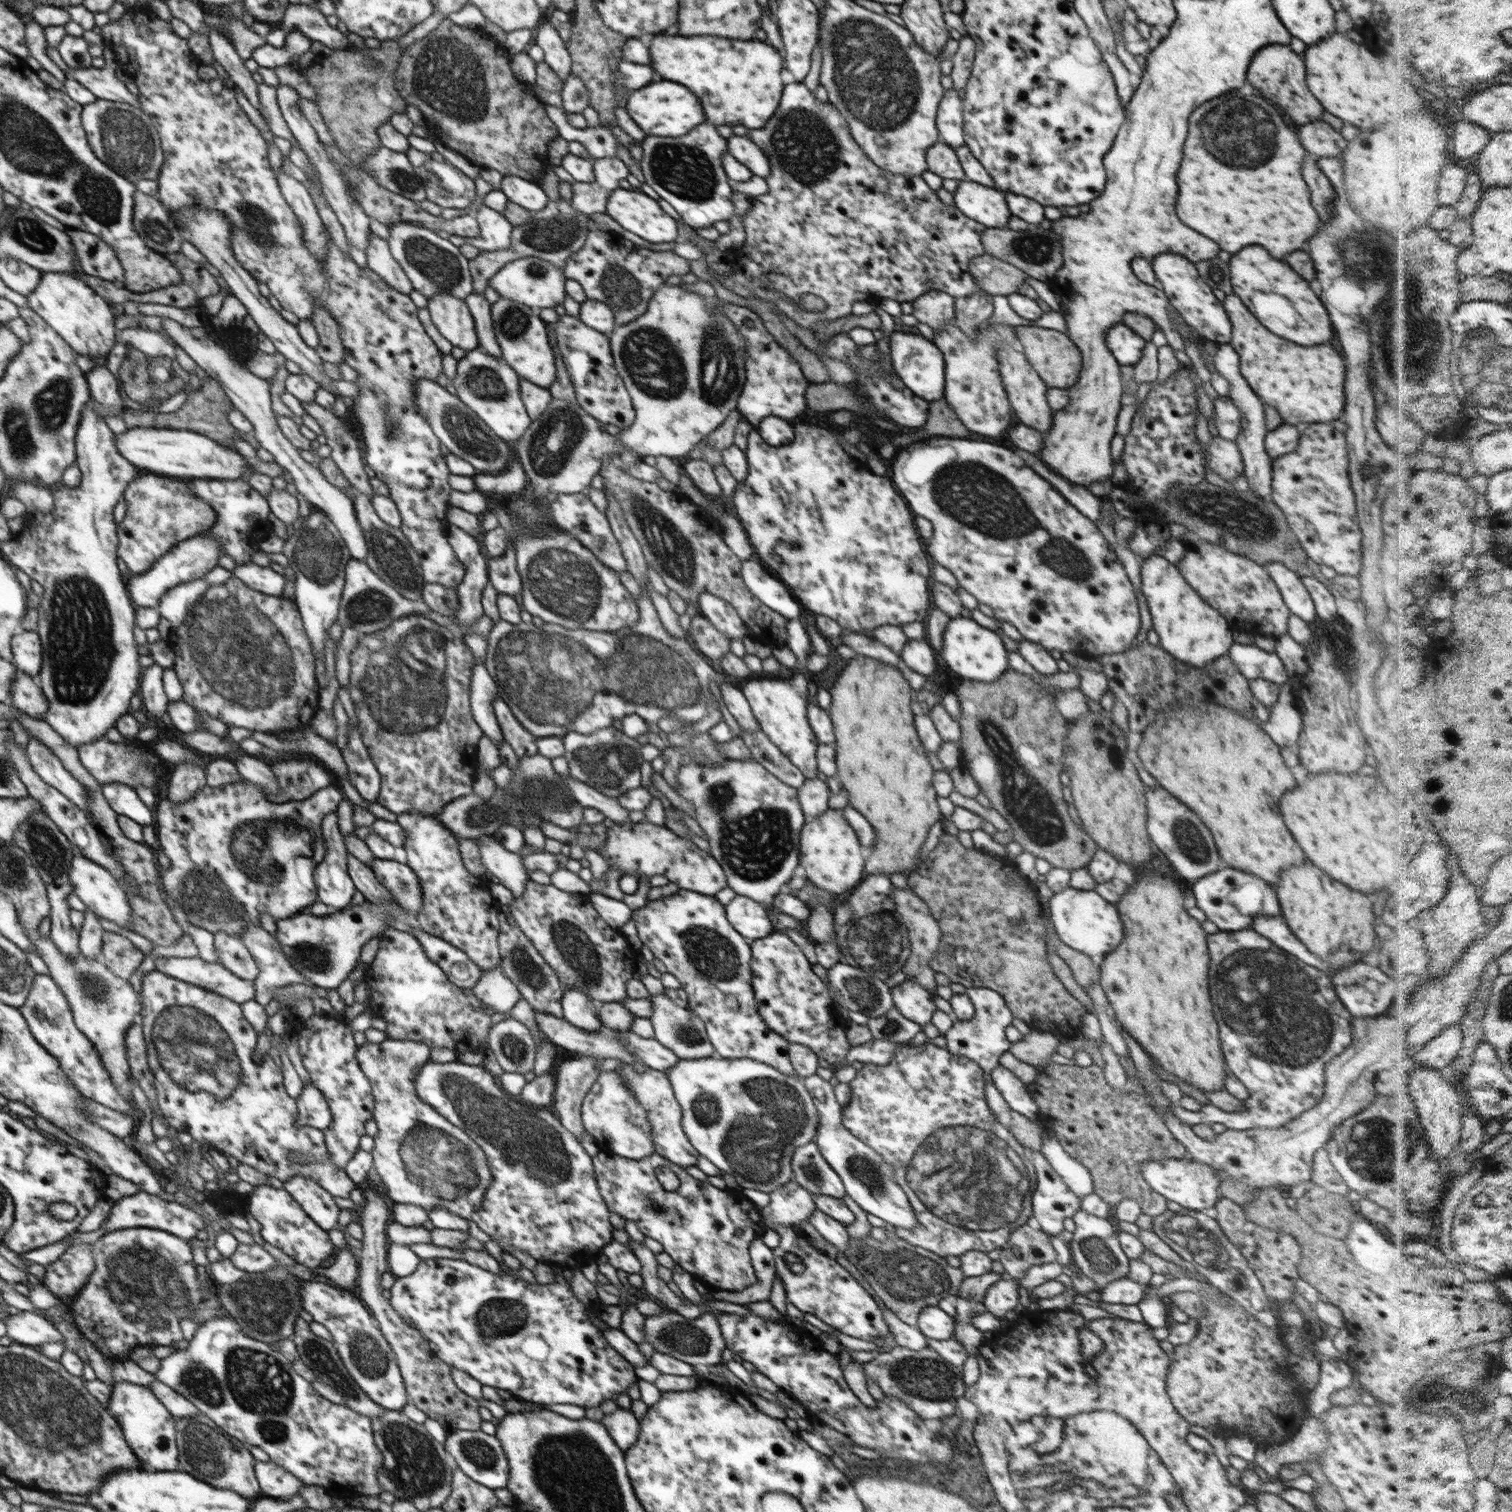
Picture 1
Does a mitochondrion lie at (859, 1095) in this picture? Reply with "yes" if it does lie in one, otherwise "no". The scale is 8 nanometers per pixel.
no

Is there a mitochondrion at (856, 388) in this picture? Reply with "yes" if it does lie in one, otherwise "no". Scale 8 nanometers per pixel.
no

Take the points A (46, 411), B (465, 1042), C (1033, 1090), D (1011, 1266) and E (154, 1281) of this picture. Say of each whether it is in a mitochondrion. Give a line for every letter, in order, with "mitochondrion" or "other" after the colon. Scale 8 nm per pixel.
A: mitochondrion
B: other
C: other
D: other
E: mitochondrion

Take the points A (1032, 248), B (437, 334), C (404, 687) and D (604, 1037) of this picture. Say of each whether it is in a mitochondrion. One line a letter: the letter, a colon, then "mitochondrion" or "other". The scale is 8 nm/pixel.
A: mitochondrion
B: other
C: mitochondrion
D: other

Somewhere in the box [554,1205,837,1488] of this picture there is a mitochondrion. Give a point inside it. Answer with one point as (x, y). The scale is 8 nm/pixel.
(680, 1337)

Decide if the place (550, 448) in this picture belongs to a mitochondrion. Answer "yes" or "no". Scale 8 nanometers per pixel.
yes

